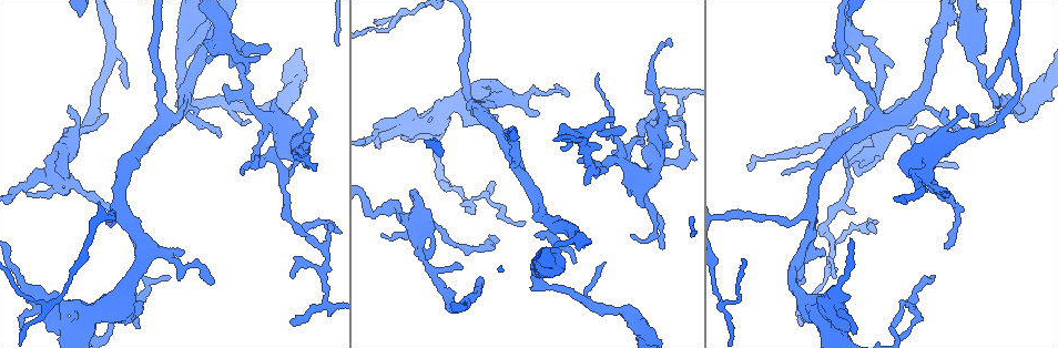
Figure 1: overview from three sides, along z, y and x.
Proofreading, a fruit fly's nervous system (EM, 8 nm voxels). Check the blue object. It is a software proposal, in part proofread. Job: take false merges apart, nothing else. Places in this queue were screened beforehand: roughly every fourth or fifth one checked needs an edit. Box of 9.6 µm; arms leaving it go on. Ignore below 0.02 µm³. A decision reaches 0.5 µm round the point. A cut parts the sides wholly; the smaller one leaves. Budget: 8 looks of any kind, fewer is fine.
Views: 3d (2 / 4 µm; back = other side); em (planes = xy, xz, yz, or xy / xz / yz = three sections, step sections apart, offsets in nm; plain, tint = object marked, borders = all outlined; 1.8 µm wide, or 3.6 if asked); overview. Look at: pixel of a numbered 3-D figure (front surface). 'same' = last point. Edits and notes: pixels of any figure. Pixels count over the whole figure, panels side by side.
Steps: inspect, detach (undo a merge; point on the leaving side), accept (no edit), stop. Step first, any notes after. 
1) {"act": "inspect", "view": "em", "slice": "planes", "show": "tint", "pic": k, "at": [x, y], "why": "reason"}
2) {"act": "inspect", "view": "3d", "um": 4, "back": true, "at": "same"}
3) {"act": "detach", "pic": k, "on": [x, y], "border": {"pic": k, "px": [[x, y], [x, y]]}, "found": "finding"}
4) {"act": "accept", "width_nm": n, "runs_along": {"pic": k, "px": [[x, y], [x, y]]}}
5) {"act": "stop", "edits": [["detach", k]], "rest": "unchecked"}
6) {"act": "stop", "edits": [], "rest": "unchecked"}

{"act": "inspect", "view": "em", "slice": "planes", "show": "tint", "pic": 1, "at": [680, 92], "why": "abrupt turn"}

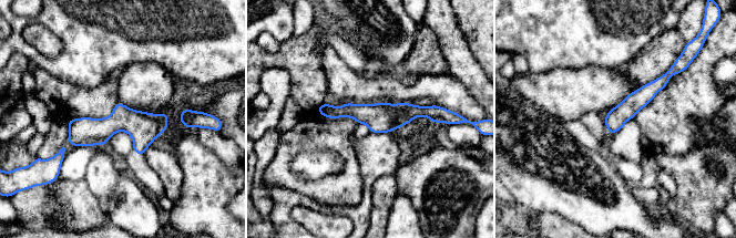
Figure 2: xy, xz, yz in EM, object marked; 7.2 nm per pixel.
{"act": "accept", "width_nm": 150, "runs_along": {"pic": 2, "px": [[320, 110], [359, 113], [437, 112]]}, "found": "all the same neuron"}

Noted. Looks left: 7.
{"act": "inspect", "view": "em", "slice": "planes", "show": "borders", "pic": 1, "at": [228, 38], "why": "arms part here"}

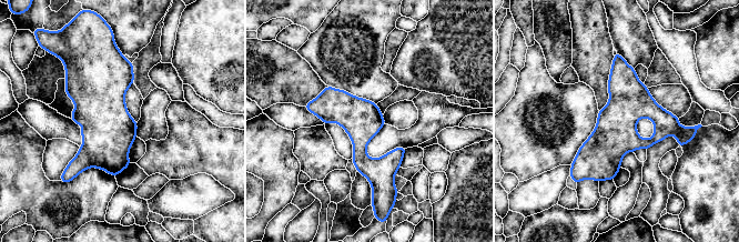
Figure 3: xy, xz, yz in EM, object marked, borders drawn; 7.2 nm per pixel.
{"act": "accept", "runs_along": {"pic": 3, "px": [[684, 134], [611, 142], [573, 170]]}, "found": "one neuron here"}

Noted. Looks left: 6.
{"act": "inspect", "view": "em", "slice": "planes", "show": "tint", "pic": 1, "at": [270, 152], "why": "three arms meet"}

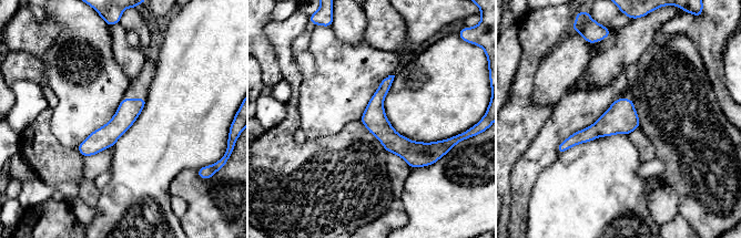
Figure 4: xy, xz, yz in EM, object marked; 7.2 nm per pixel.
{"act": "accept", "width_nm": 160, "found": "one neuron here"}

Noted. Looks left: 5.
{"act": "stop", "edits": [], "rest": "unchecked"}

